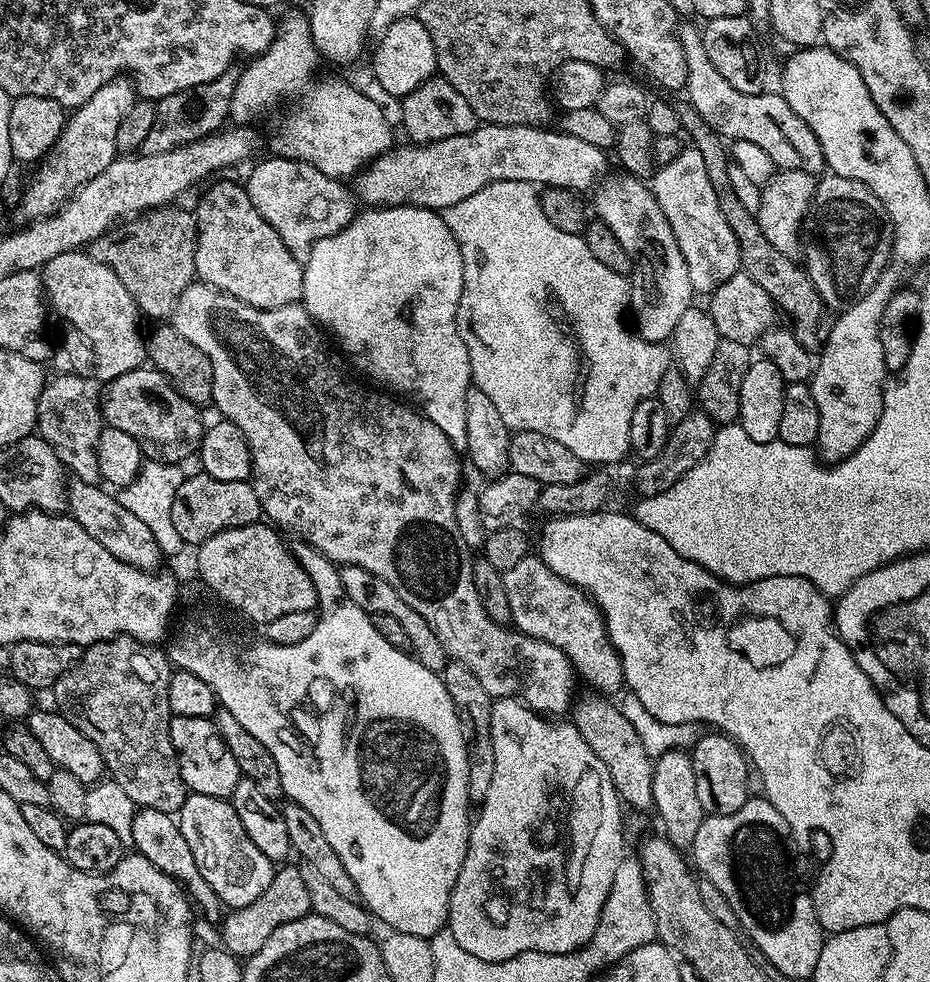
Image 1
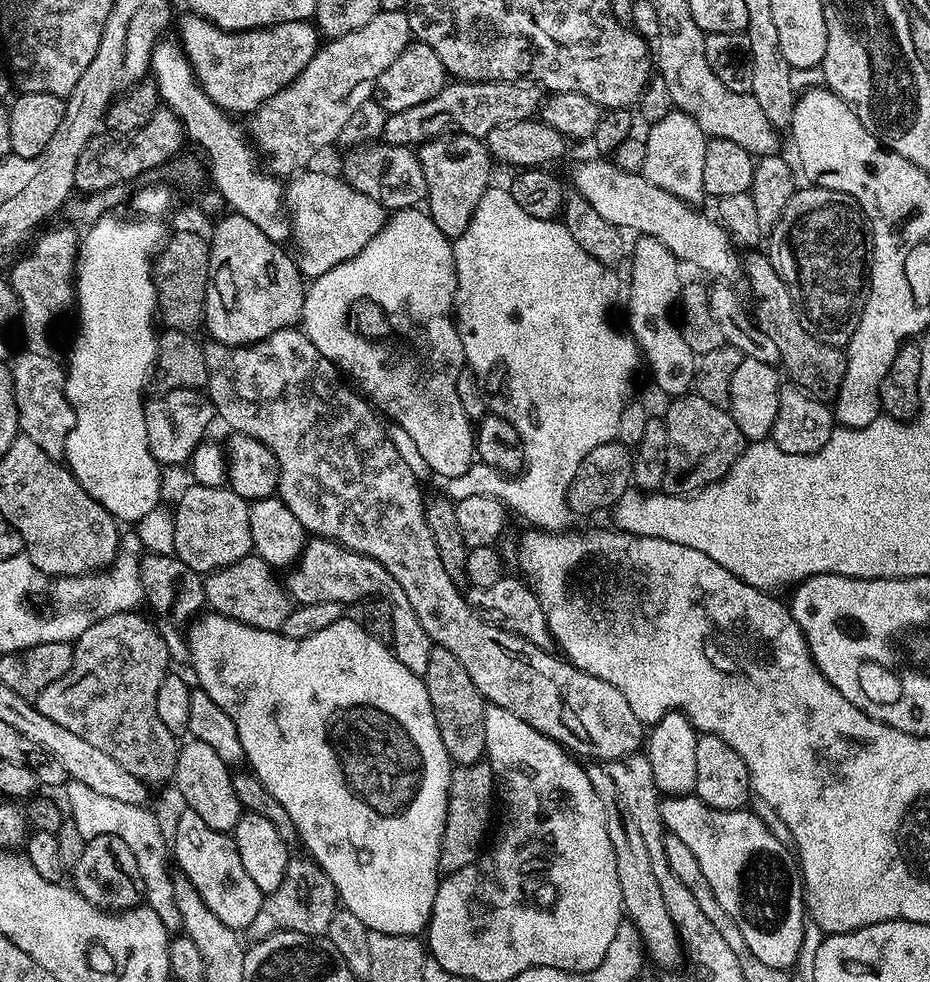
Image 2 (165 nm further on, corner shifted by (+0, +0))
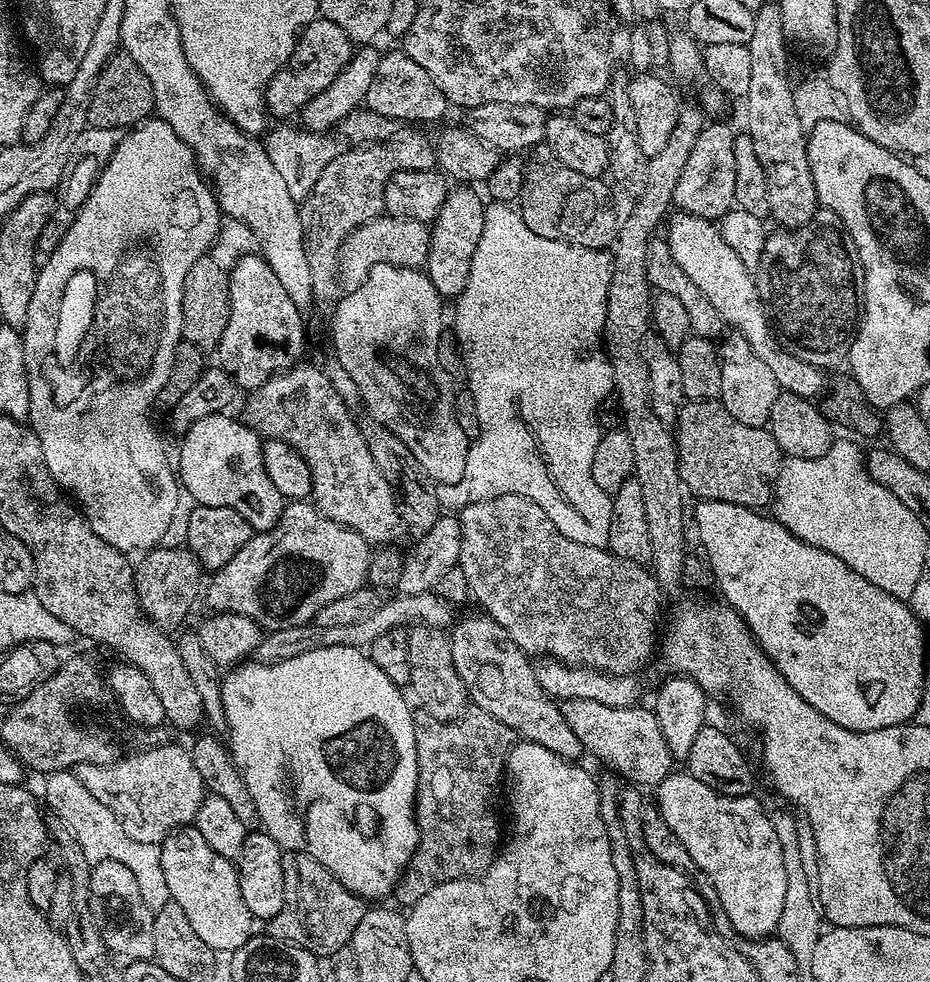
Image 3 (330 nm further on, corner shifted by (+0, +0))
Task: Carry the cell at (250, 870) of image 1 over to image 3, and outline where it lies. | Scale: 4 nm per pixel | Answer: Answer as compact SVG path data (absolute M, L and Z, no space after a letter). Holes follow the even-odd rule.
M194 826L176 829L160 848L171 903L182 906L198 938L217 954L231 954L242 947L254 934L254 917L246 910L246 902L242 902L235 863L216 853Z

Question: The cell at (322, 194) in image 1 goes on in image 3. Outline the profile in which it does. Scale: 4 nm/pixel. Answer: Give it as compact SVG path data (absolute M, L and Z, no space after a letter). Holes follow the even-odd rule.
M387 214L358 226L348 237L340 251L340 282L351 290L368 281L370 270L379 264L399 264L402 268L423 269L428 263L428 251L432 249L429 225L414 222L410 218L394 218Z

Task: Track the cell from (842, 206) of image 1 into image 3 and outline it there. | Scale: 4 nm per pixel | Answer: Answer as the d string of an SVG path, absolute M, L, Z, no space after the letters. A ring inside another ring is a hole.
M821 207L816 211L814 218L810 222L803 224L800 228L775 231L776 232L774 232L774 230L768 232L766 242L762 246L760 266L755 273L754 279L757 288L760 290L760 298L766 305L766 311L770 317L771 323L774 325L775 331L778 333L779 339L783 341L791 351L795 352L801 360L806 361L810 366L821 370L840 368L843 364L845 367L846 361L851 357L852 343L856 340L856 330L860 327L860 318L864 311L864 267L860 261L858 250L854 246L854 238L850 238L850 234L846 230L842 218L838 218L838 214L834 214L826 207Z

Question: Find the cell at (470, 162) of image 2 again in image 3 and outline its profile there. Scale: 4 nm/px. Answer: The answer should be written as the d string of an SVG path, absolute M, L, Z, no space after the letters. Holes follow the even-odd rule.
M456 186L451 189L442 202L435 220L430 225L432 249L428 251L426 271L434 290L445 298L455 298L462 294L466 278L470 278L470 264L474 262L474 250L478 250L478 238L482 238L486 204L472 186Z

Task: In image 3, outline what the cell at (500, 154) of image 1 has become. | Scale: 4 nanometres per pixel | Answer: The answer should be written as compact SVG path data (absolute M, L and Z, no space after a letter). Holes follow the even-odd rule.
M677 211L675 215L667 221L666 235L666 243L674 262L678 262L682 271L698 285L698 290L706 294L714 310L722 314L725 325L735 330L743 340L750 342L750 350L754 350L754 354L758 354L758 358L770 366L770 374L774 374L777 389L807 398L816 398L816 395L819 397L826 388L825 373L801 360L787 347L776 348L778 340L753 273L744 265L742 258L738 258L738 254L726 246L726 238L722 238L719 227L713 221L689 212Z

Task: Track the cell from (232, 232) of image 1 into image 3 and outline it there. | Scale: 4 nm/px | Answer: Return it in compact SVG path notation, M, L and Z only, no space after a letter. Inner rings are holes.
M260 254L242 255L228 272L230 318L218 345L219 367L232 376L237 389L261 388L278 372L301 363L304 352L302 310L290 300L285 287Z

